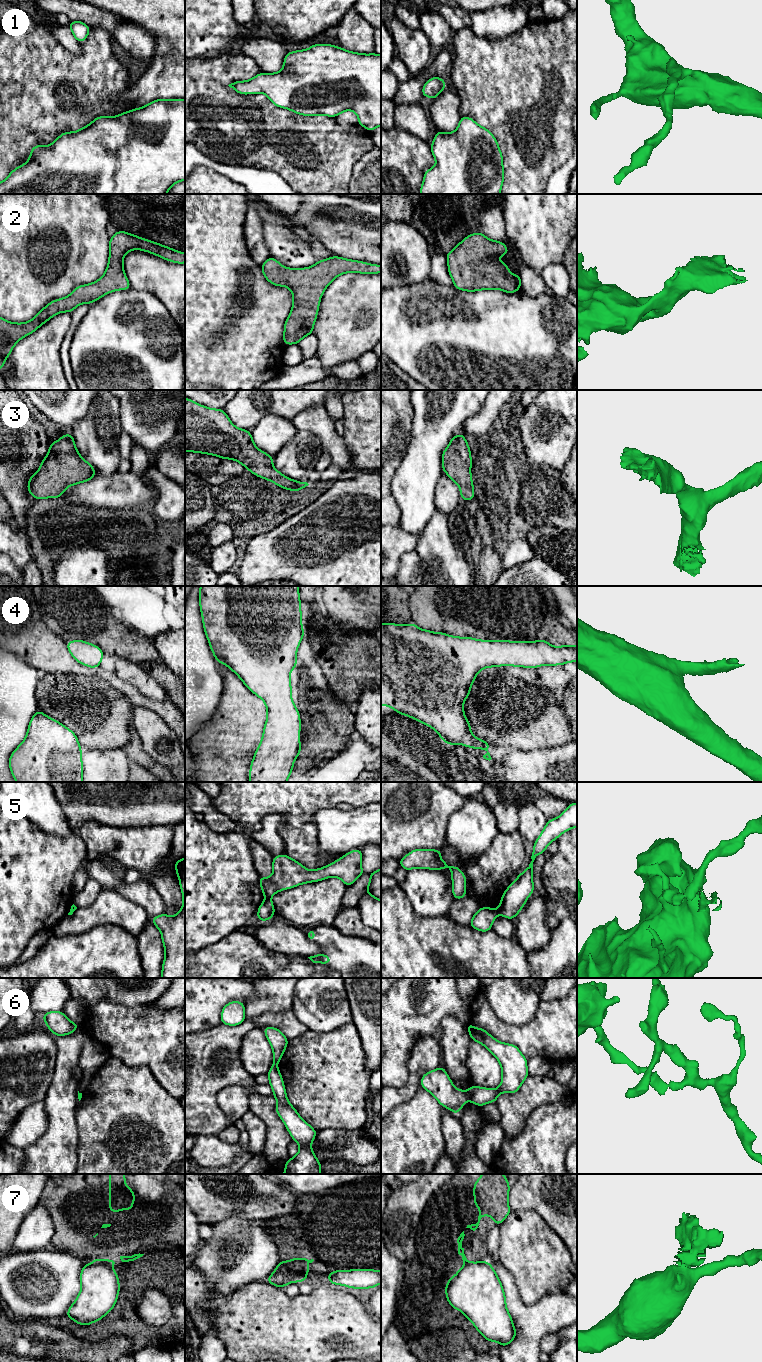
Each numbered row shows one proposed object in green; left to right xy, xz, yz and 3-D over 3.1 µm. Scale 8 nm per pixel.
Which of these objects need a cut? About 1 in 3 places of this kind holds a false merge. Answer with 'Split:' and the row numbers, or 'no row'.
Split: 5, 6, 7

